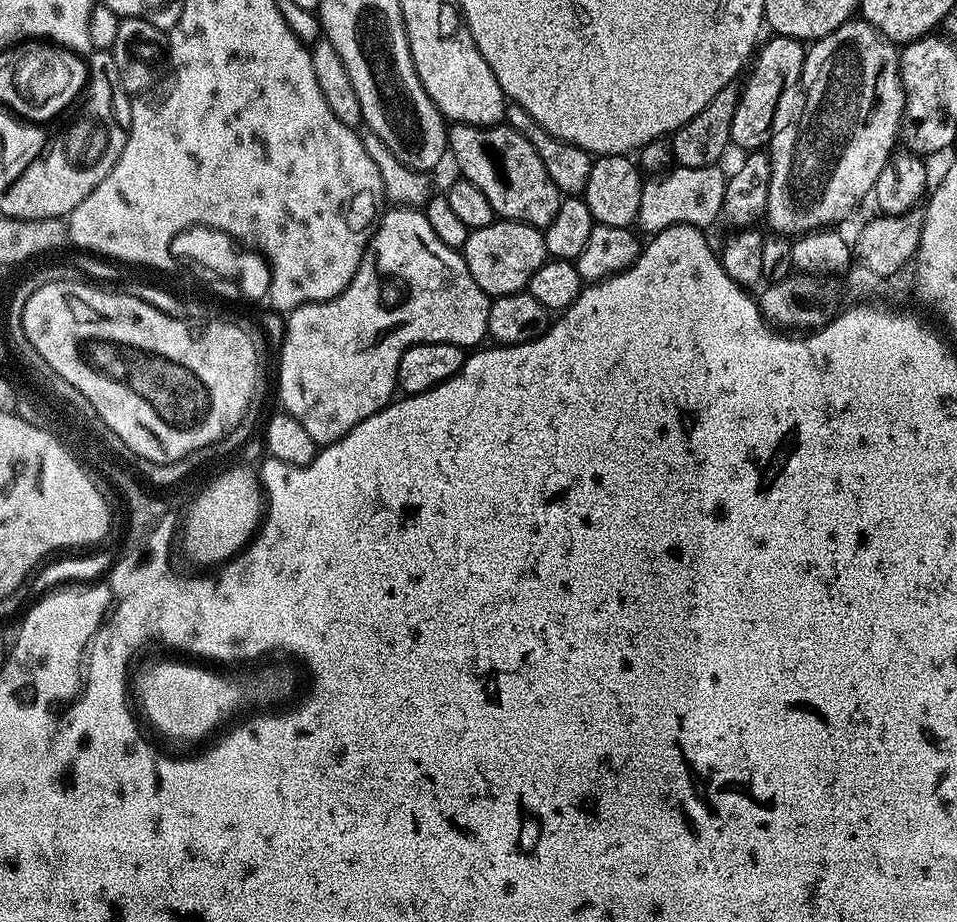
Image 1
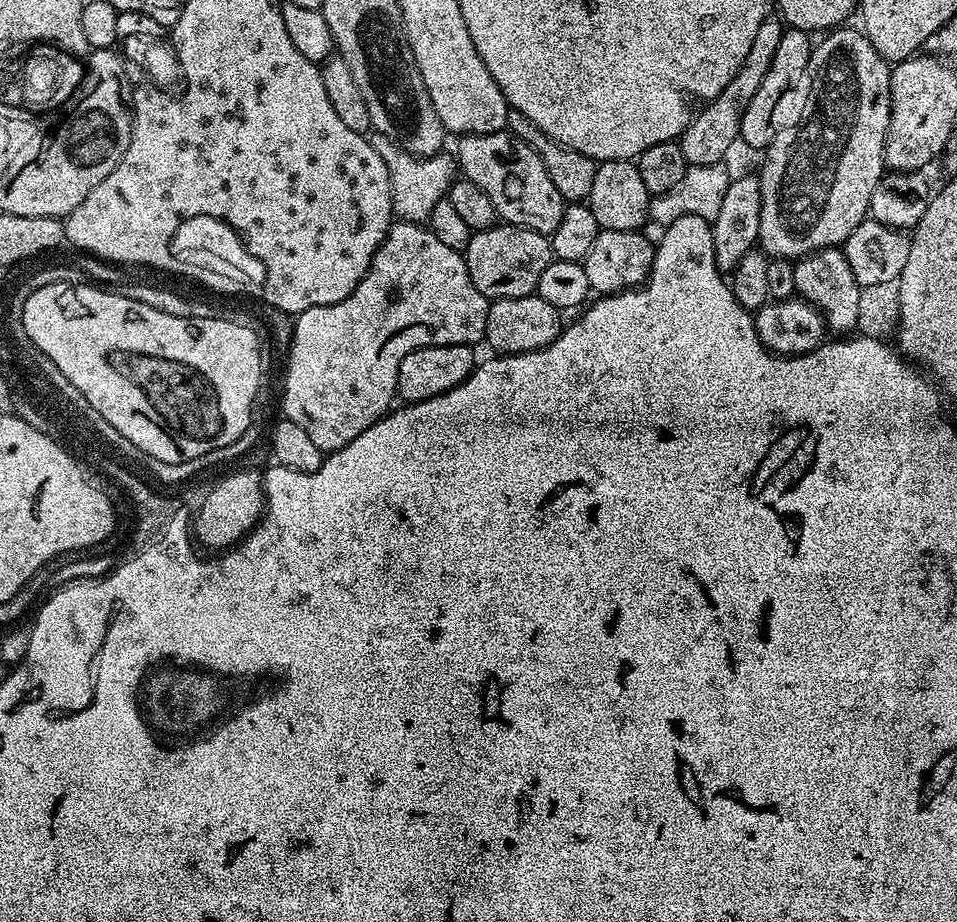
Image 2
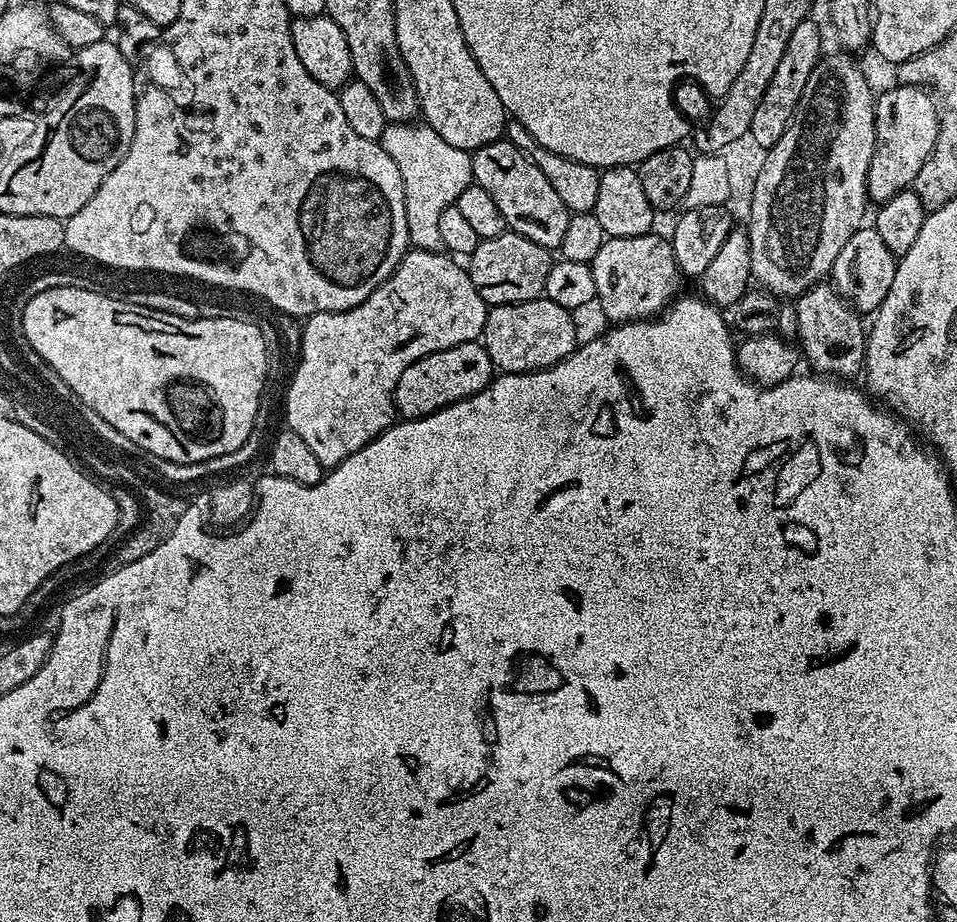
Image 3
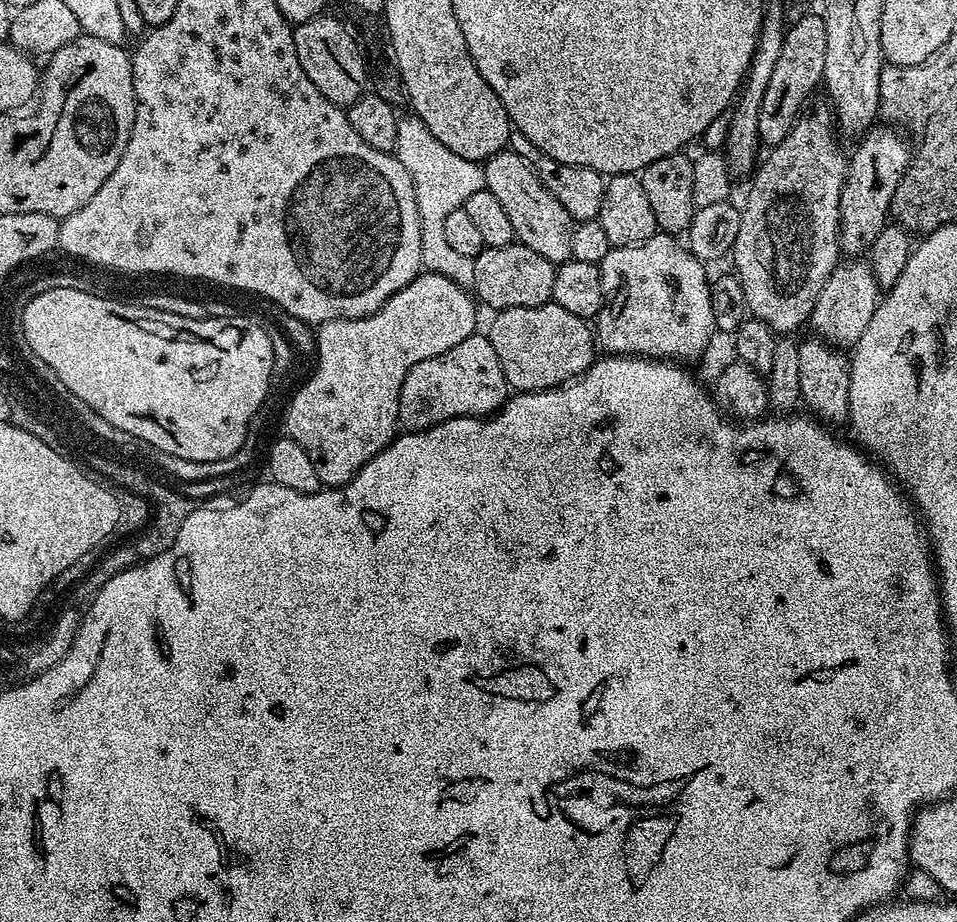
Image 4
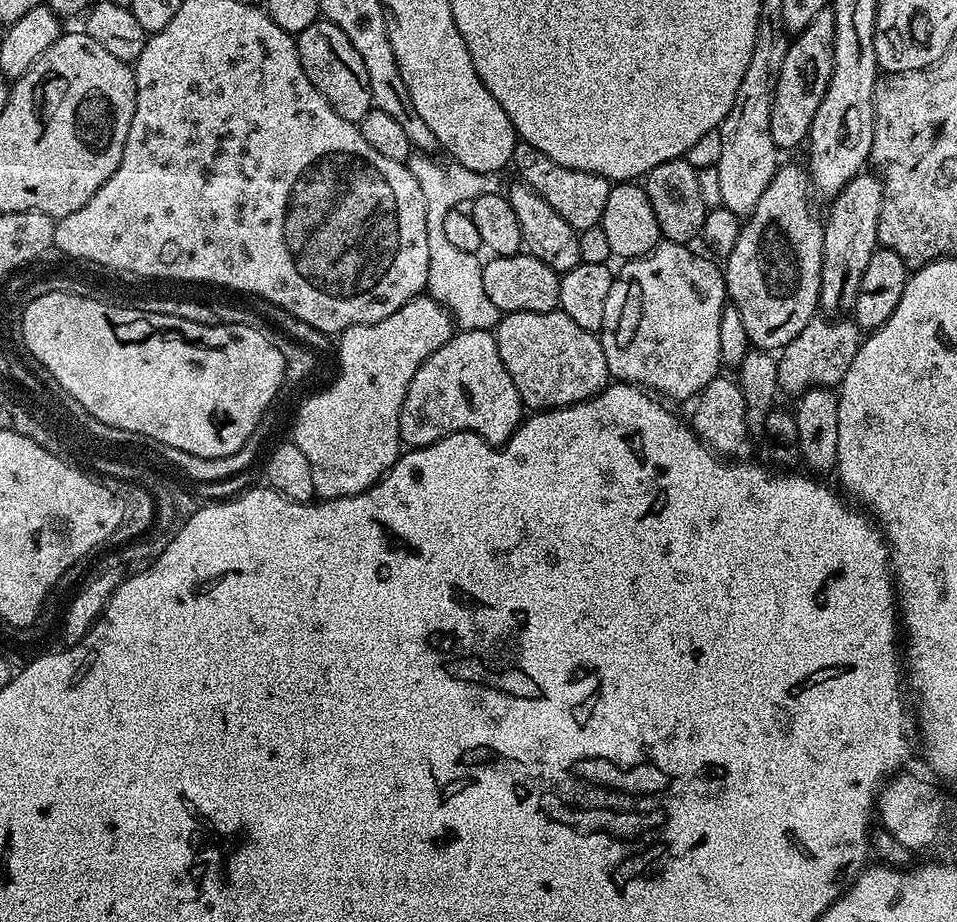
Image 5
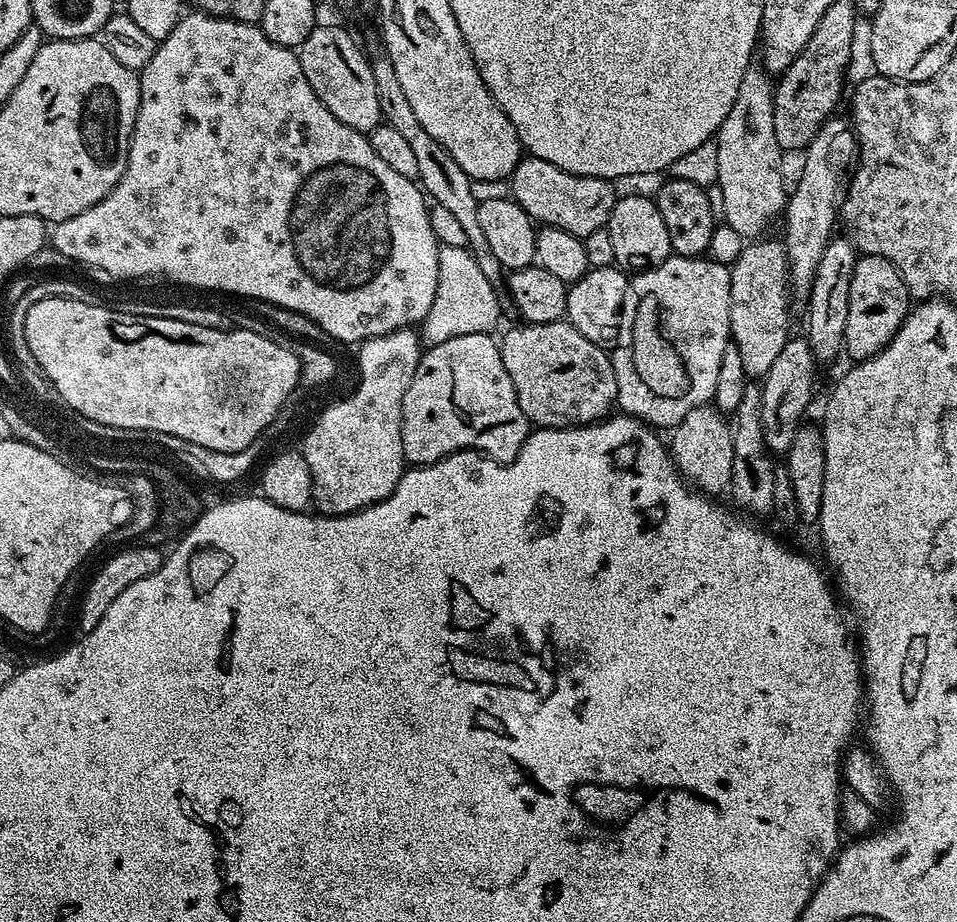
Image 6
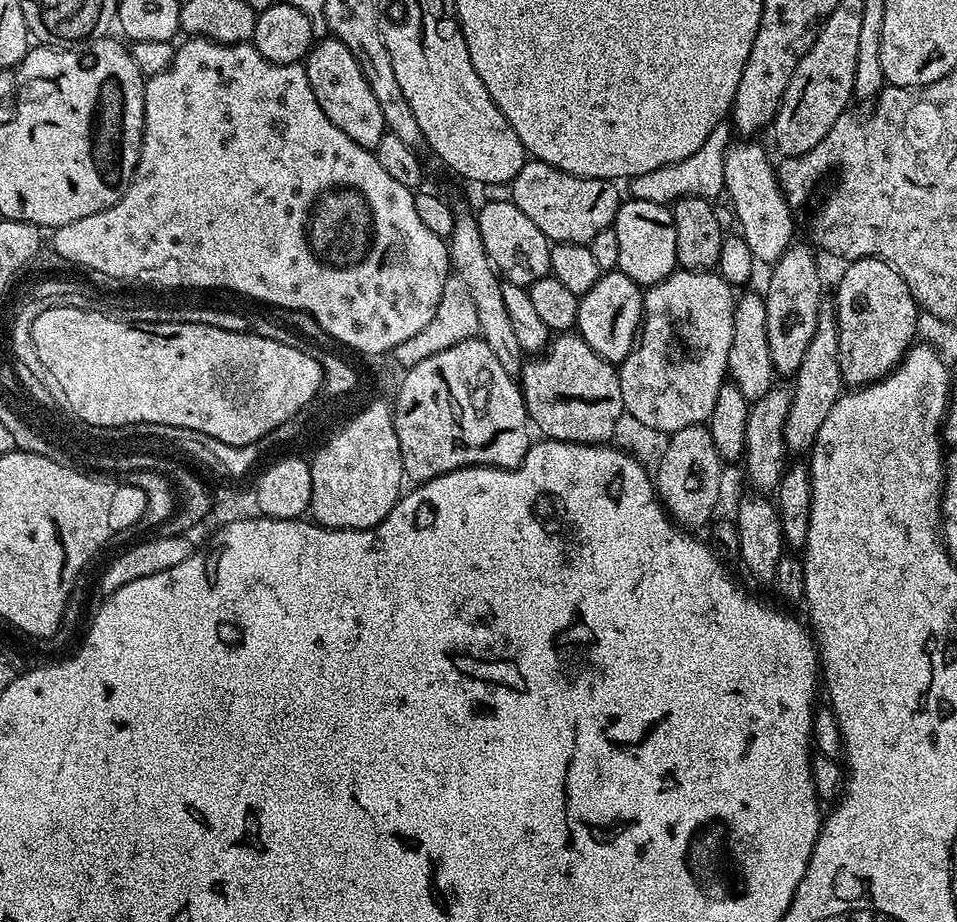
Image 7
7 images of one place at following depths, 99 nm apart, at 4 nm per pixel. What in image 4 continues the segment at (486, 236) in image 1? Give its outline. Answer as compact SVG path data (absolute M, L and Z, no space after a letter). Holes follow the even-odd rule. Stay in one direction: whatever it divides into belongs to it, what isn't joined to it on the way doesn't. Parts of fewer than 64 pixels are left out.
M513 242L497 248L485 247L474 257L473 264L474 278L470 288L481 305L489 304L492 310L499 310L551 301L557 265L546 262L542 254L534 254L534 250L524 244Z

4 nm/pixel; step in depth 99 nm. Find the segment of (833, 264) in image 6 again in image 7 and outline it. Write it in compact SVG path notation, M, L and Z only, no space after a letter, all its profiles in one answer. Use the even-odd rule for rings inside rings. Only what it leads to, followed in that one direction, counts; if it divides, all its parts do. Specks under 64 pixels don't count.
M821 299L818 326L814 326L814 338L810 338L810 347L802 357L802 366L798 366L794 383L796 385L790 388L789 413L784 424L784 447L789 453L808 454L818 438L818 430L822 430L822 422L826 422L826 414L834 410L834 402L838 402L846 388L838 362L836 306L831 299Z

